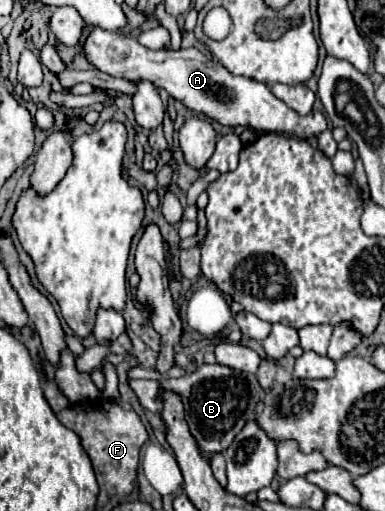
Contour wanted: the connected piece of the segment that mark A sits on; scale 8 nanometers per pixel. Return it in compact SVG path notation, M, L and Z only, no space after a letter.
M95 28L85 38L81 46L81 54L97 70L115 78L131 80L131 82L147 80L155 88L167 90L171 98L175 98L189 110L203 114L227 128L245 126L261 134L279 134L285 138L293 136L297 140L317 138L327 128L327 120L321 112L311 112L307 116L297 114L283 100L279 100L267 84L229 74L217 60L213 62L211 58L201 54L197 48L149 50L131 36Z

